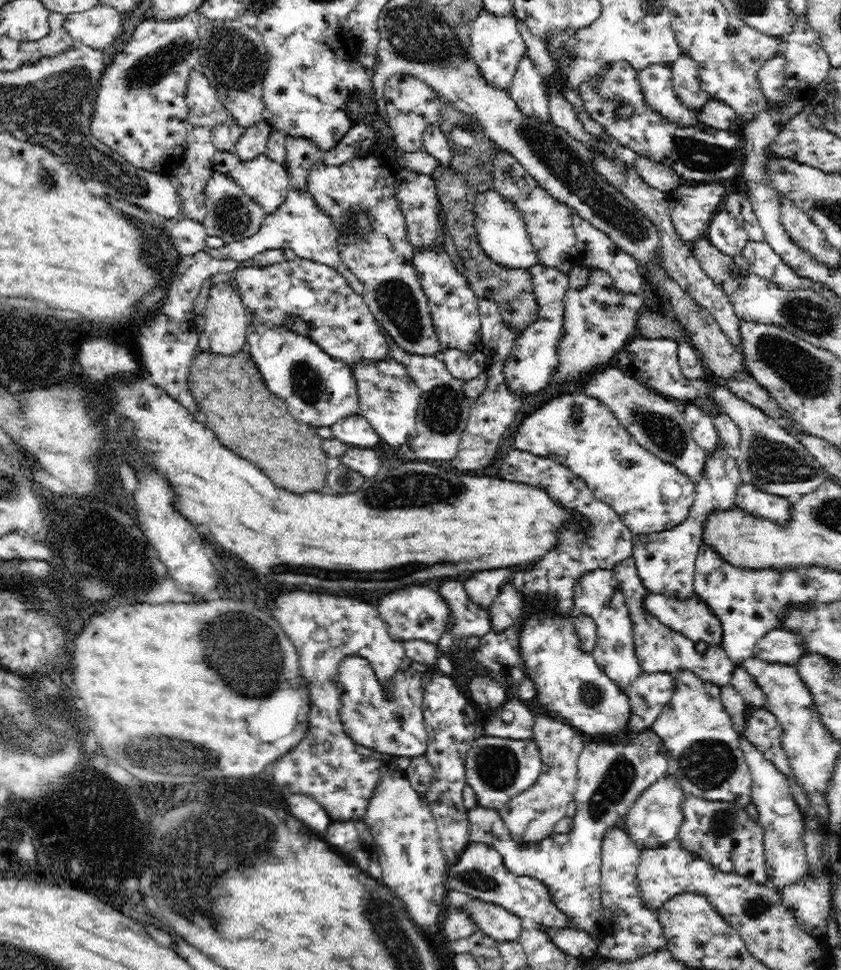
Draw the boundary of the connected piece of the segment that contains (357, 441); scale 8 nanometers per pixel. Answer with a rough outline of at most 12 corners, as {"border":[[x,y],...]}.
{"border":[[362,415],[330,426],[350,447],[374,448],[381,438]]}

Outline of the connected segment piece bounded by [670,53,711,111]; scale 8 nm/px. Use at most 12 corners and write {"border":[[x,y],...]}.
{"border":[[682,53],[670,64],[676,96],[698,111],[711,99],[697,62]]}

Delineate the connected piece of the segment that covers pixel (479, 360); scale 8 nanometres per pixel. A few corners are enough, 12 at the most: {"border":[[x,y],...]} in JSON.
{"border":[[446,349],[436,358],[464,382],[487,371],[482,349]]}

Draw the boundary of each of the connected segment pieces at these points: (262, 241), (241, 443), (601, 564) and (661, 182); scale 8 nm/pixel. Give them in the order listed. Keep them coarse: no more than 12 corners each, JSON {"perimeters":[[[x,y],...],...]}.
{"perimeters":[[[291,190],[260,230],[240,242],[202,246],[217,265],[244,265],[271,249],[334,267],[339,234],[310,191]],[[197,350],[203,424],[274,484],[320,490],[328,455],[253,355]],[[512,449],[500,478],[584,517],[512,584],[575,615],[575,579],[632,557],[635,534],[580,476]],[[639,156],[634,166],[640,177],[669,192],[682,177],[666,165]]]}

